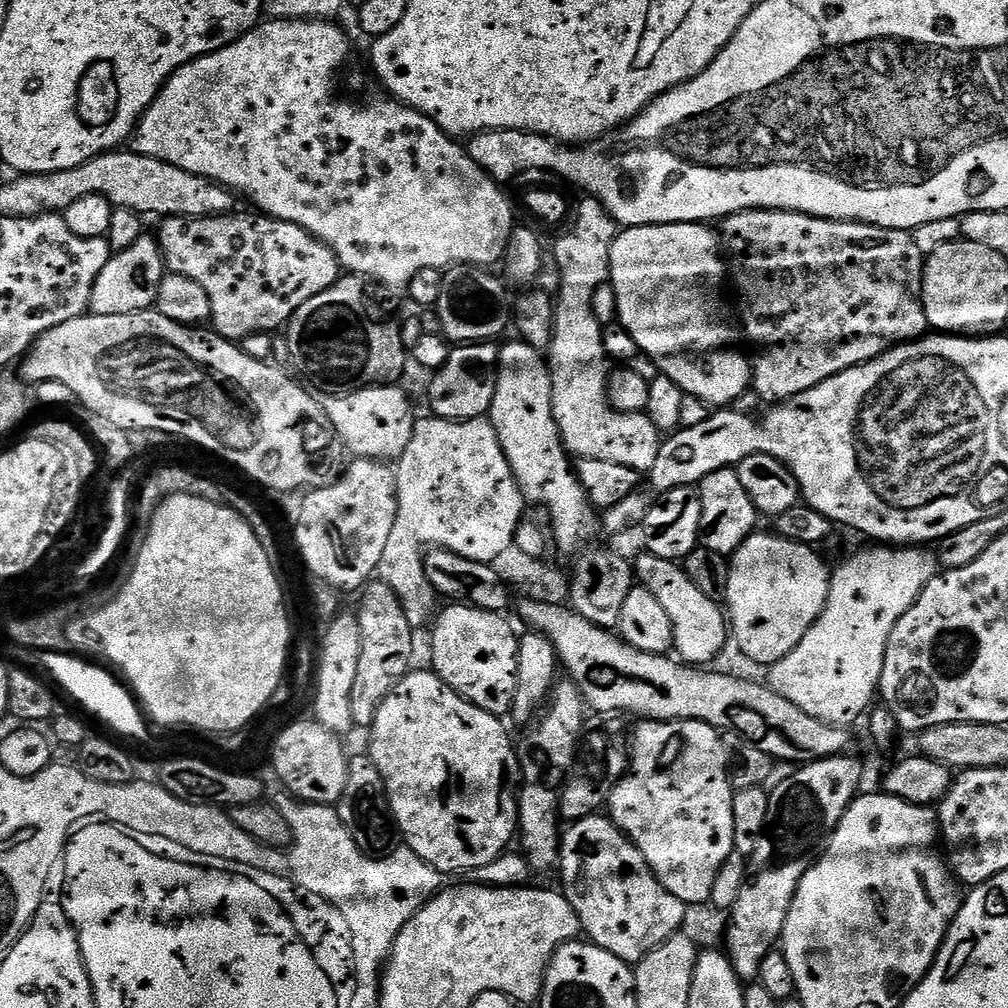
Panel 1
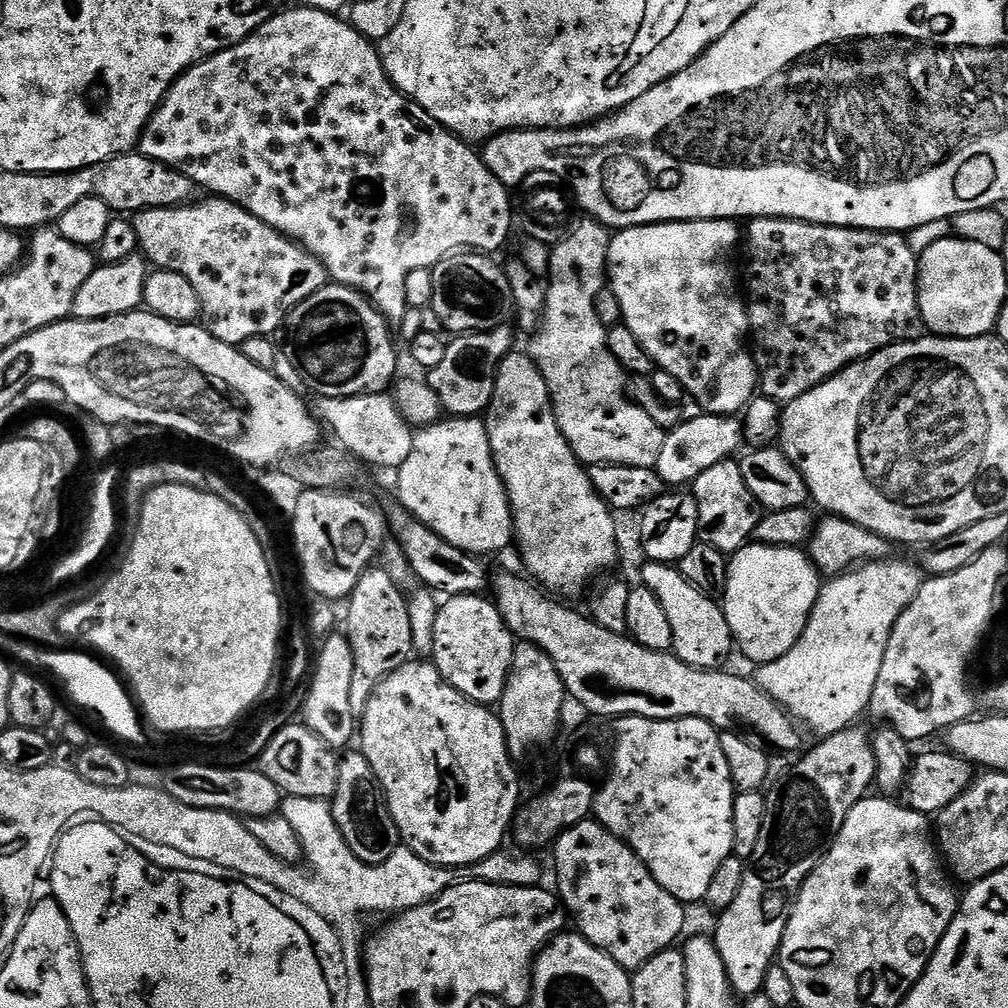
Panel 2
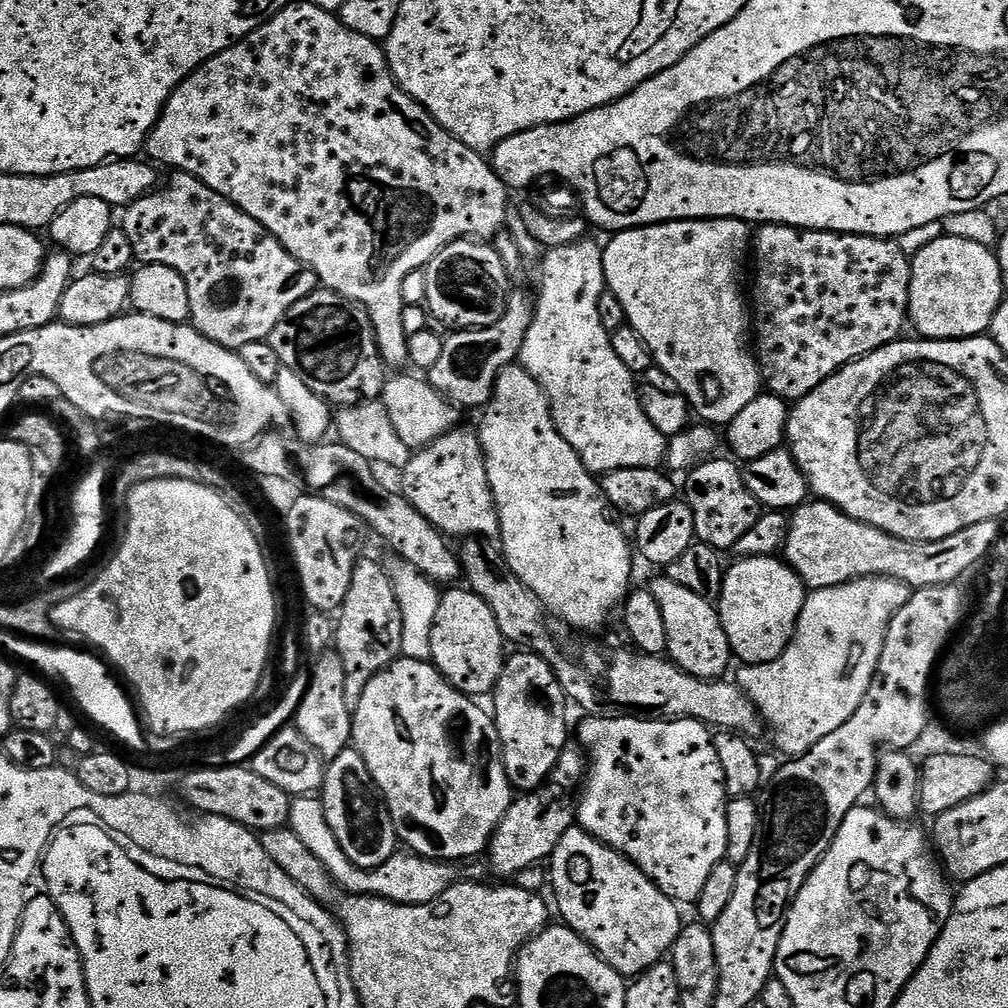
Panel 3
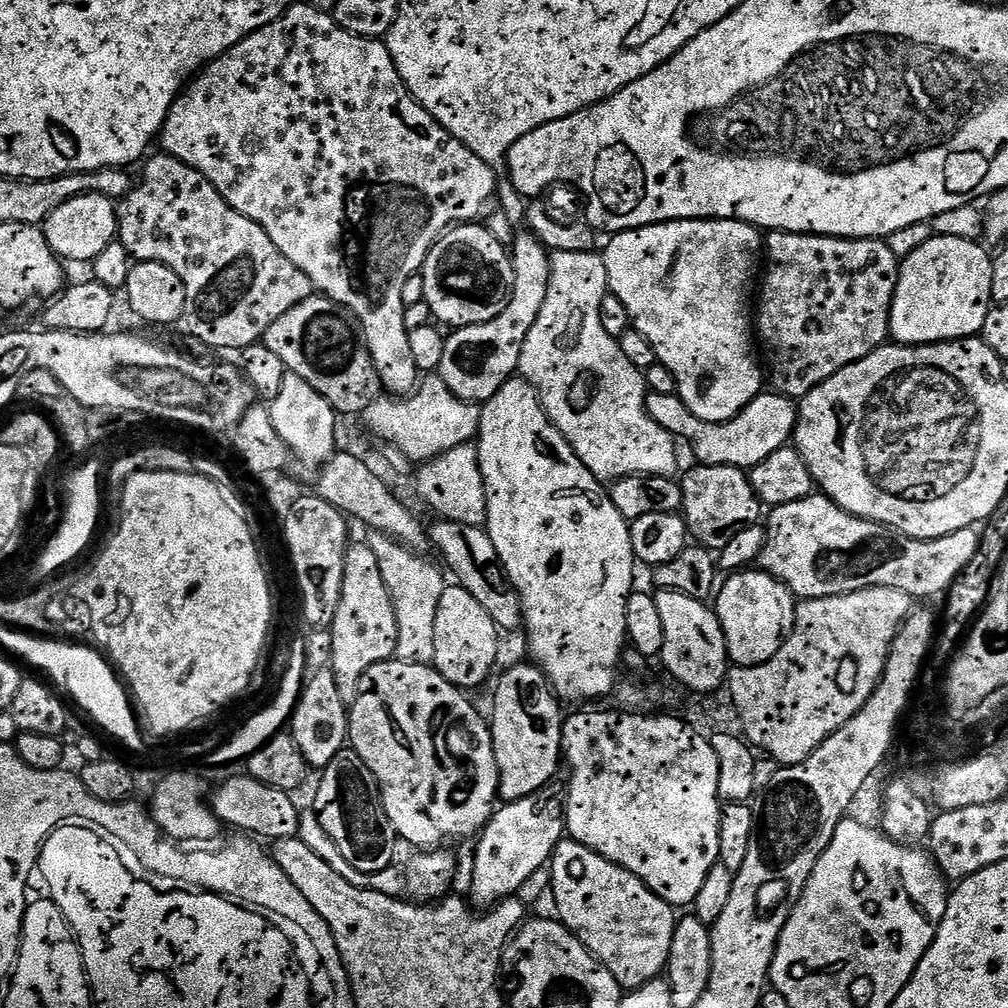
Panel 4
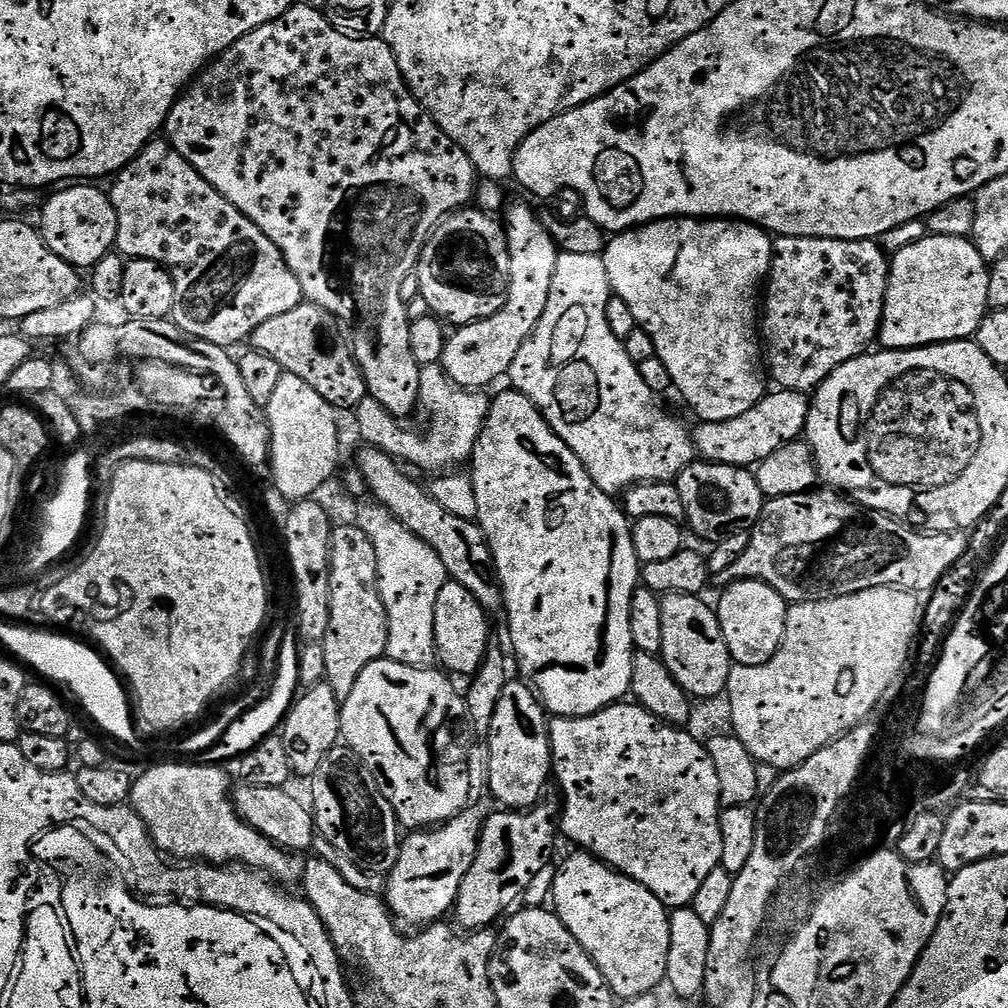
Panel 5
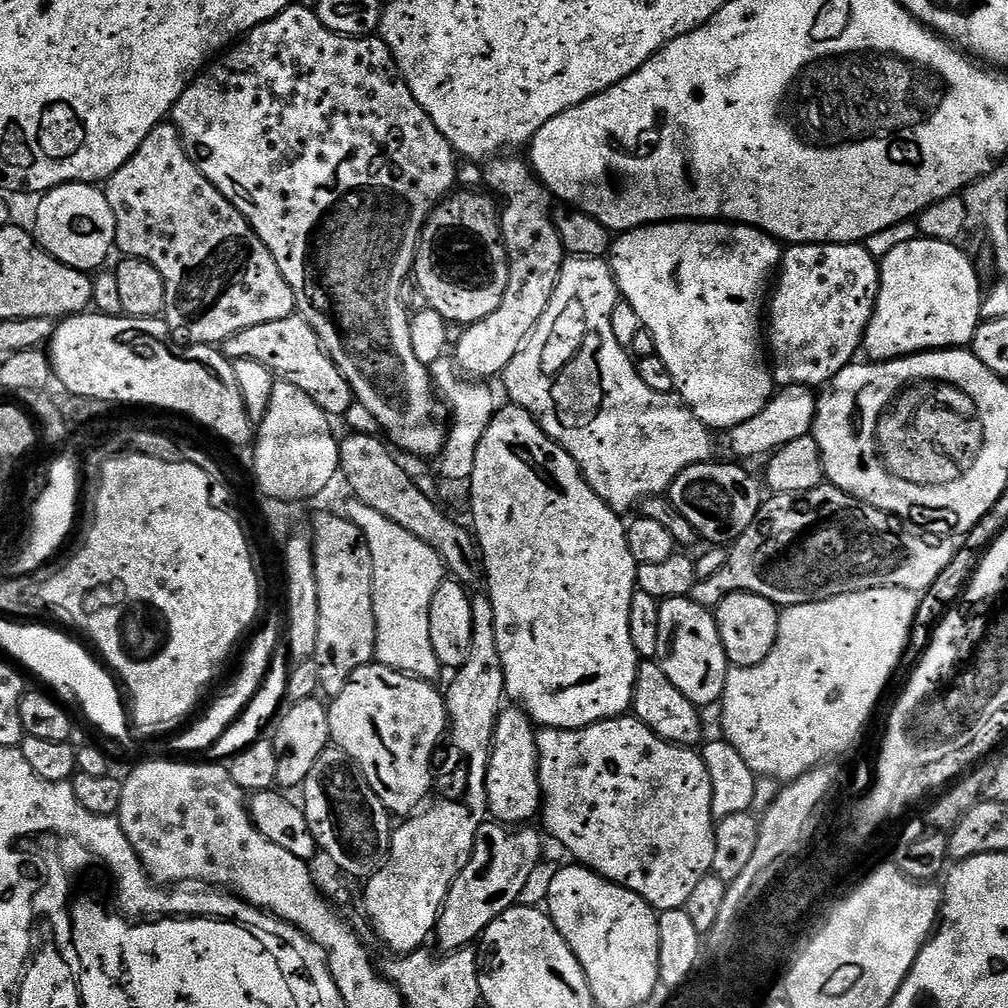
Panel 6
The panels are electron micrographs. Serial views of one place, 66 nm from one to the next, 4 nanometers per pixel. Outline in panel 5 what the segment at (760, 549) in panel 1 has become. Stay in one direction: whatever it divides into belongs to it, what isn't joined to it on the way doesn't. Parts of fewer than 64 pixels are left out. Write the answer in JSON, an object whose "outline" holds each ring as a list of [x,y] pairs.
{"outline":[[[735,580],[721,592],[724,593],[720,596],[720,605],[717,603],[714,611],[722,626],[722,634],[726,638],[726,646],[730,650],[733,661],[742,666],[762,666],[766,662],[770,662],[770,658],[774,658],[774,654],[786,634],[786,618],[790,607],[788,601],[782,598],[782,594],[778,594],[778,590],[757,580]]]}

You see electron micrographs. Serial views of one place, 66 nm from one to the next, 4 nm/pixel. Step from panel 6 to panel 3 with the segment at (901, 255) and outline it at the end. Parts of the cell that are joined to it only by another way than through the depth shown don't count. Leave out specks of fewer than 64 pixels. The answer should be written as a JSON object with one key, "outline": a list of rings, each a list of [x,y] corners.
{"outline":[[[940,236],[930,246],[922,246],[911,257],[910,302],[908,318],[911,327],[916,327],[925,340],[964,340],[968,336],[982,336],[991,329],[992,319],[998,306],[1006,299],[1002,286],[1002,270],[992,248],[978,242],[966,242],[966,238]]]}

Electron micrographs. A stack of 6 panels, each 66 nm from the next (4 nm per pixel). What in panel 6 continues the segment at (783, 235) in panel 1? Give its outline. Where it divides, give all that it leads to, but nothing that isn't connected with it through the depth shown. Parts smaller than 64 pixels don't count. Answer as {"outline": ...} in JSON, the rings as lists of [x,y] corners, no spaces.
{"outline":[[[863,243],[788,244],[780,258],[778,279],[766,312],[766,344],[770,349],[770,367],[775,383],[780,386],[802,384],[816,390],[819,384],[827,385],[845,366],[853,363],[870,326],[879,289],[880,260],[872,256]]]}

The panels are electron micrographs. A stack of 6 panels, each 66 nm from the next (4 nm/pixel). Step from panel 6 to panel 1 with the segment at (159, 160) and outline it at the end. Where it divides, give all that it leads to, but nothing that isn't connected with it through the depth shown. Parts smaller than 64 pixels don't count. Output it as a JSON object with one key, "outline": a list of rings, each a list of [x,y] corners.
{"outline":[[[237,211],[235,214],[229,214],[227,216],[207,216],[206,218],[169,216],[159,221],[160,232],[158,231],[160,248],[164,251],[164,262],[167,271],[177,276],[190,278],[194,282],[198,282],[198,286],[202,286],[202,290],[206,290],[206,298],[210,298],[210,310],[212,311],[211,327],[223,340],[233,342],[244,340],[250,334],[258,334],[259,332],[272,334],[275,333],[275,328],[283,329],[288,321],[291,320],[292,315],[298,310],[298,306],[310,302],[310,298],[314,298],[314,294],[322,294],[322,290],[334,286],[342,275],[342,269],[338,258],[334,254],[334,250],[330,250],[330,246],[326,246],[321,240],[311,236],[306,230],[302,230],[302,226],[298,226],[294,222],[275,220],[273,216],[265,216],[263,214],[251,216],[248,212],[239,212]]]}

